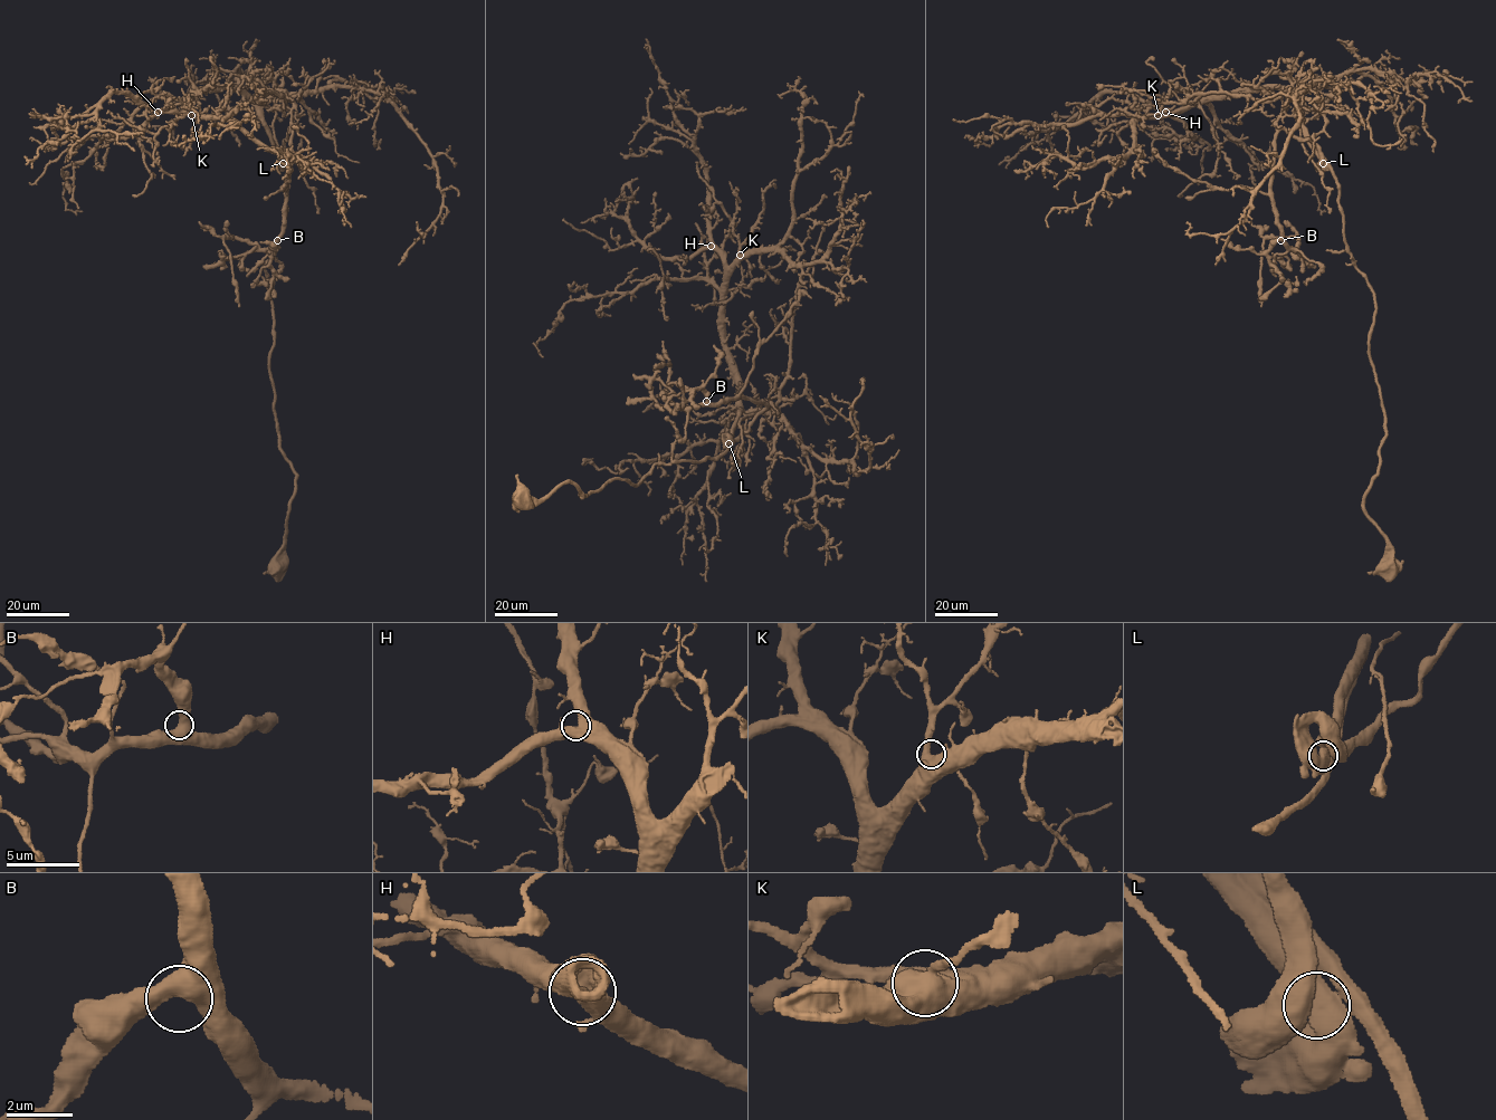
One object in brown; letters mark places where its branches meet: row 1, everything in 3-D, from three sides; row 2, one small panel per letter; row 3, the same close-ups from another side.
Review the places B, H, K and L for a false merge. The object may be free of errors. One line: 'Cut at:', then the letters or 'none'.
Cut at: none

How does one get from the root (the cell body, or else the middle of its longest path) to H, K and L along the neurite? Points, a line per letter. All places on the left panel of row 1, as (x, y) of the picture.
H: (276, 564), (297, 476), (274, 410), (265, 268), (287, 166), (235, 89), (197, 89), (180, 112), (158, 112)
K: (276, 564), (297, 476), (274, 410), (265, 268), (282, 236), (287, 170), (239, 92), (186, 94), (191, 115)
L: (276, 564), (297, 476), (279, 448), (274, 410), (274, 313), (264, 270), (284, 227), (283, 163)

